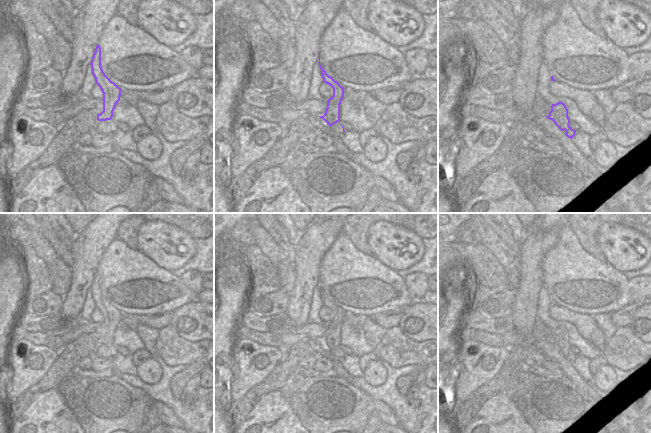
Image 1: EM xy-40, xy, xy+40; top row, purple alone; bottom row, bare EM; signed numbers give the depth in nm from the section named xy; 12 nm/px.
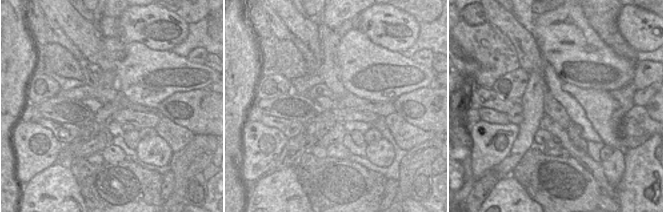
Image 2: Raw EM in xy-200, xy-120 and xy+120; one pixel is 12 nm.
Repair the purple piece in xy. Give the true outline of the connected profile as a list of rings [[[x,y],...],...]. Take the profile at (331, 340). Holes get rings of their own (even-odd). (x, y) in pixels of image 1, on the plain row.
[[[321,291],[321,300],[323,306],[330,309],[333,312],[333,320],[327,324],[327,332],[323,340],[319,340],[330,351],[340,345],[340,328],[344,321],[344,311],[342,311],[337,305],[329,300],[326,295]]]

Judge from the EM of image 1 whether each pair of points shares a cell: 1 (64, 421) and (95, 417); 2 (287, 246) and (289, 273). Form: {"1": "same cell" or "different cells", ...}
{"1": "different cells", "2": "different cells"}

